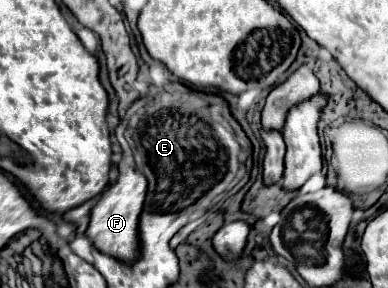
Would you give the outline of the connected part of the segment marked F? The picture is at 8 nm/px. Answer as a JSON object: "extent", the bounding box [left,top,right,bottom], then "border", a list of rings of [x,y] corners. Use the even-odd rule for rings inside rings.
{"extent":[86,124,148,262],"border":[[[118,124],[114,128],[114,136],[122,148],[122,160],[118,162],[118,180],[106,192],[102,192],[100,200],[92,208],[86,238],[90,238],[92,244],[100,252],[110,254],[118,260],[122,258],[122,262],[130,262],[138,254],[138,216],[140,216],[140,210],[144,204],[148,182],[144,178],[144,174],[140,174],[140,170],[134,164],[132,150],[130,150],[128,142],[124,140],[124,126],[122,124]]]}

